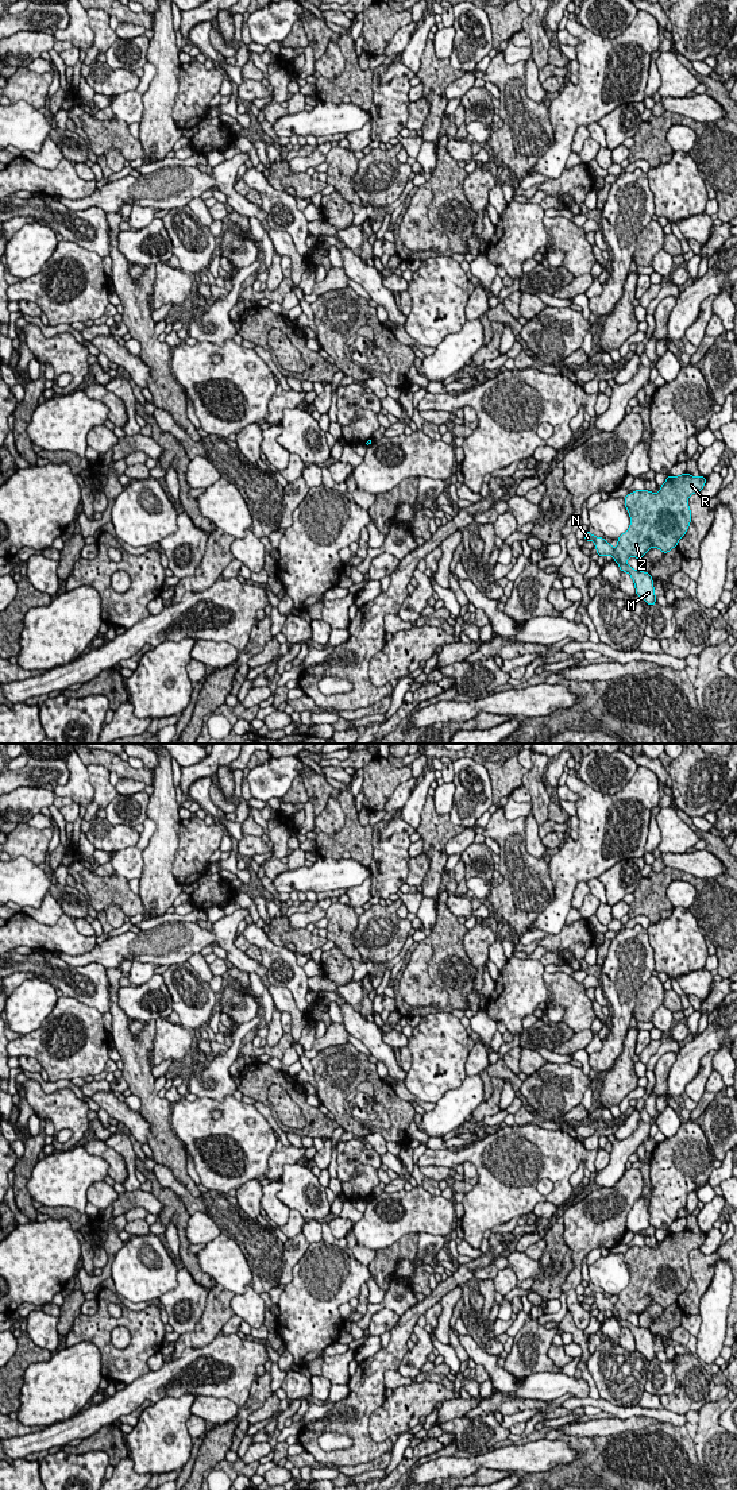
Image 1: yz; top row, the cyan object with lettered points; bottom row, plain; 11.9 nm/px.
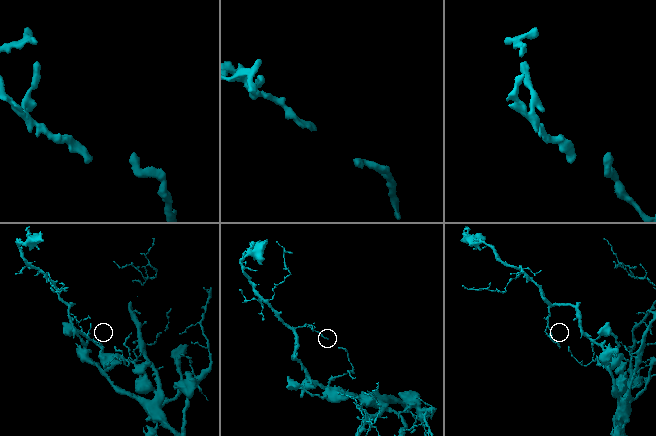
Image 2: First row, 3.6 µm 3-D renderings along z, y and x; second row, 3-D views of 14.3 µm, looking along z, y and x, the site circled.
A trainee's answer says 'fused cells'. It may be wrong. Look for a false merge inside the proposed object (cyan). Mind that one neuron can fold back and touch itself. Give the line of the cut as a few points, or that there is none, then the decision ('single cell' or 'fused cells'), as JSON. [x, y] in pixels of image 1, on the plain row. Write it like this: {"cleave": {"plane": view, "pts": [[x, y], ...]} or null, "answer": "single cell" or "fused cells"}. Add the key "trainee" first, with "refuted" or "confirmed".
{"trainee": "confirmed", "cleave": {"plane": "yz", "pts": [[613, 1304], [613, 1308], [625, 1320]]}, "answer": "fused cells"}

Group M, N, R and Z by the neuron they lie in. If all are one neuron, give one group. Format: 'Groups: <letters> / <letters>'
Groups: M N / R Z

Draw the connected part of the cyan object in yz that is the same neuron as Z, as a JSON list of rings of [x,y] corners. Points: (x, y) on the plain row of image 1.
[[[690,1230],[670,1232],[657,1250],[634,1246],[625,1252],[630,1271],[629,1285],[617,1296],[614,1309],[622,1320],[630,1312],[640,1315],[652,1302],[667,1309],[686,1290],[691,1278],[688,1252],[699,1248],[706,1234]]]

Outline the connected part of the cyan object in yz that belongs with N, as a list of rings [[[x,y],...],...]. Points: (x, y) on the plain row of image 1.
[[[589,1286],[584,1288],[584,1296],[593,1296],[599,1312],[605,1313],[606,1310],[611,1310],[613,1316],[617,1317],[620,1325],[628,1328],[632,1332],[636,1343],[636,1351],[643,1354],[649,1362],[656,1359],[656,1351],[652,1337],[653,1335],[651,1333],[649,1328],[633,1325],[629,1320],[622,1320],[614,1309],[614,1304],[610,1301],[610,1298],[606,1298],[602,1293],[593,1292]]]

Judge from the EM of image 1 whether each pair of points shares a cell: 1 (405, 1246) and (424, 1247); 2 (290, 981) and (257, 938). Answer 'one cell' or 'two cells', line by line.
1: two cells
2: one cell

